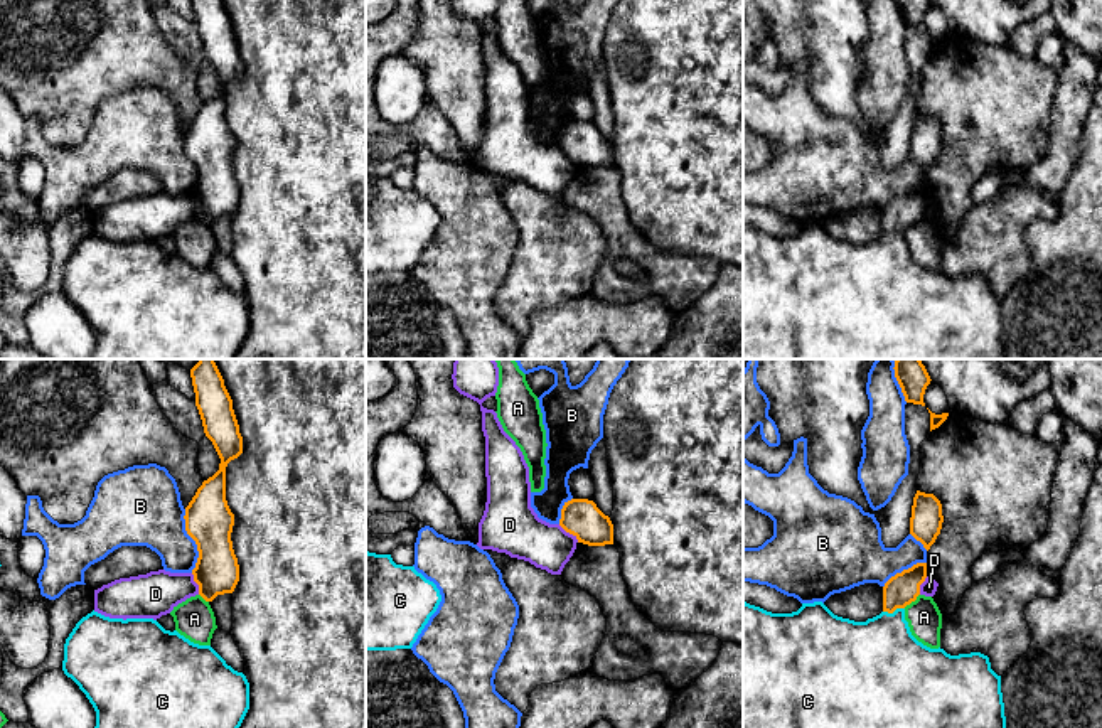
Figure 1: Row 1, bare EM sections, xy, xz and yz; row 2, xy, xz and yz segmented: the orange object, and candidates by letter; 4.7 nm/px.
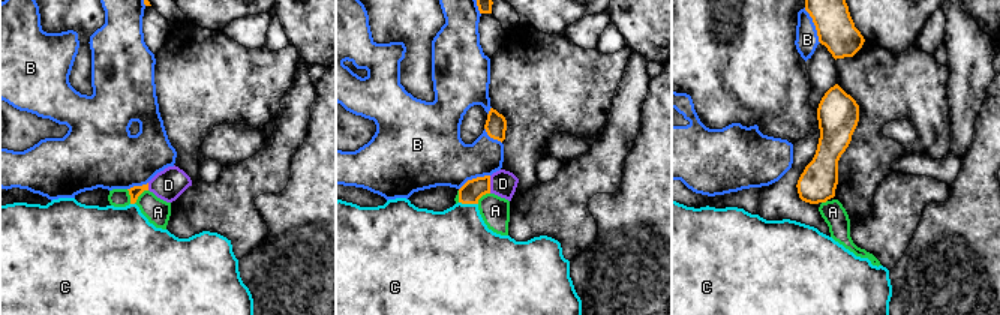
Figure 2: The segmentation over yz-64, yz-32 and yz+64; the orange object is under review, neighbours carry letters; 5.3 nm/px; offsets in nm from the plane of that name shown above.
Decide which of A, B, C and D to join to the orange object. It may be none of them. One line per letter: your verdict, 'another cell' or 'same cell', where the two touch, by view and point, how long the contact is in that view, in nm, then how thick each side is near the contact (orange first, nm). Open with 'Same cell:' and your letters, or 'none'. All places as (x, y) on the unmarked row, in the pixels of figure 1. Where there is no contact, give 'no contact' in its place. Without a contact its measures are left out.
Same cell: C
A: another cell; contact yz (912, 223); length 100 nm; calibres 160 and 160 nm
B: another cell; contact xy (194, 162); length 300 nm; calibres 220 and 320 nm
C: same cell; contact yz (893, 233); length 110 nm; calibres 160 and 400 nm
D: another cell; contact xz (568, 154); length 130 nm; calibres 180 and 240 nm

